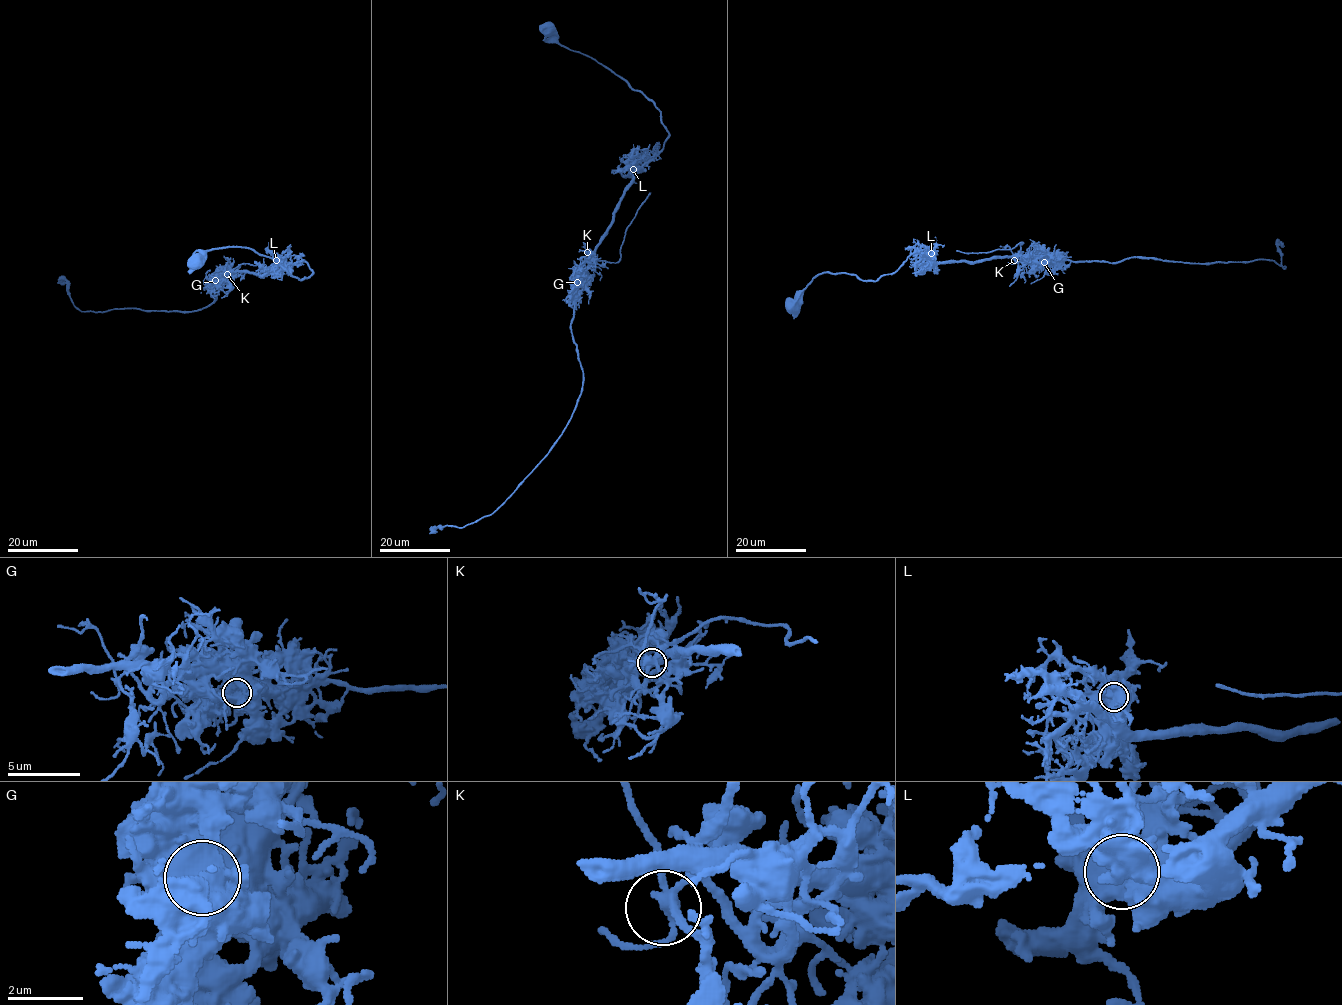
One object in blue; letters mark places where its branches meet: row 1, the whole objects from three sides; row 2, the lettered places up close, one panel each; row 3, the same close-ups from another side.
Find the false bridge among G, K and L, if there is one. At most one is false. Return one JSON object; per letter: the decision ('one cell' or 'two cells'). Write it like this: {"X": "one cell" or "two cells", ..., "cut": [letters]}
{"G": "two cells", "K": "one cell", "L": "one cell", "cut": ["G"]}

